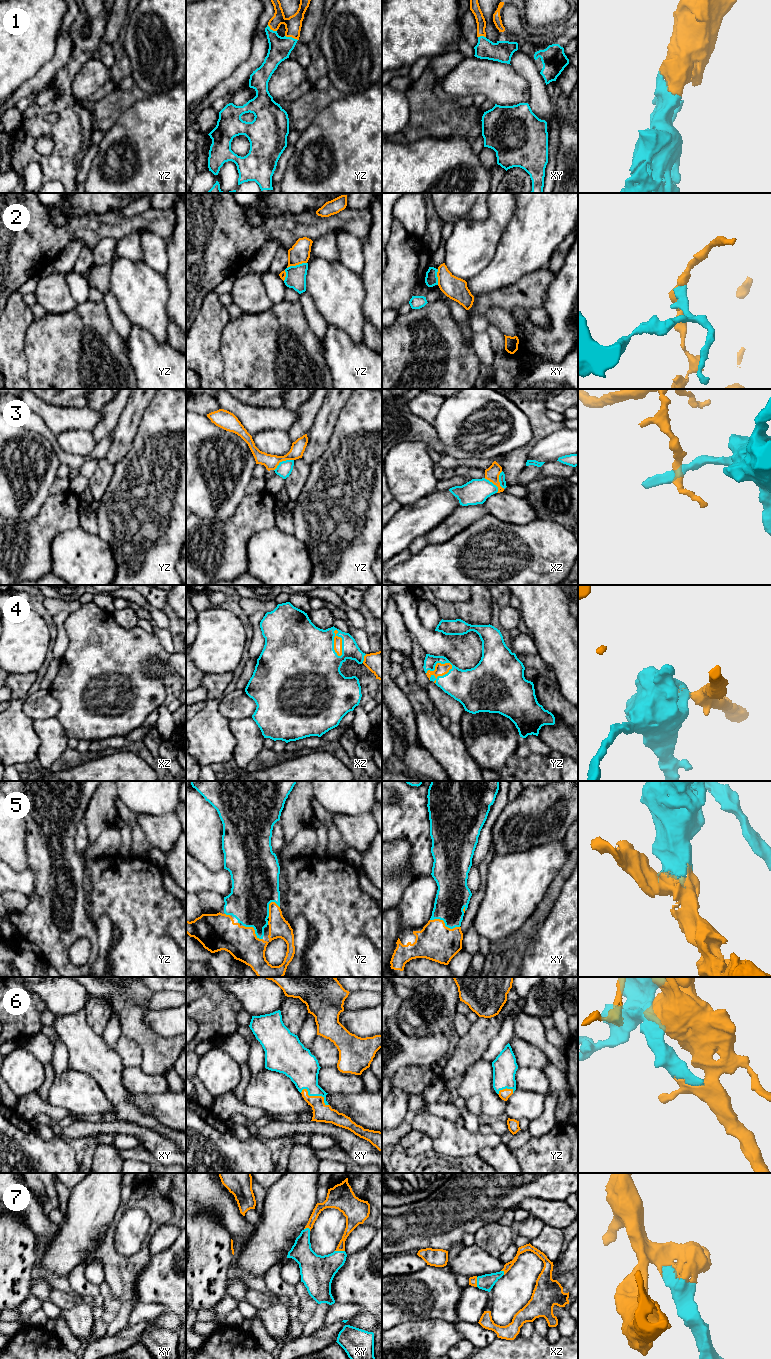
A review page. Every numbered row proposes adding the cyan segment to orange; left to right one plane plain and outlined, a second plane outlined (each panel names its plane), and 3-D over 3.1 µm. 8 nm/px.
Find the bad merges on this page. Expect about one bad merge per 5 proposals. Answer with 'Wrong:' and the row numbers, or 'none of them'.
Wrong: 2, 3

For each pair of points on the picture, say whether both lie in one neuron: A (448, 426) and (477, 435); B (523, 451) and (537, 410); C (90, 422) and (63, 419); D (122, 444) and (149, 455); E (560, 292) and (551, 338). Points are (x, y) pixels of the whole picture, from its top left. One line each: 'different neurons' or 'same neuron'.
A: same neuron
B: same neuron
C: same neuron
D: different neurons
E: same neuron

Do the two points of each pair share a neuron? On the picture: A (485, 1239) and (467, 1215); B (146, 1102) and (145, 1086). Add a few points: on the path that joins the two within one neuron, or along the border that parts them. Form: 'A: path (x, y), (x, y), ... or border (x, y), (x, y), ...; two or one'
A: border (496, 1221), (490, 1224), (483, 1224), (473, 1233); two
B: border (167, 1089), (161, 1093), (132, 1094); two

